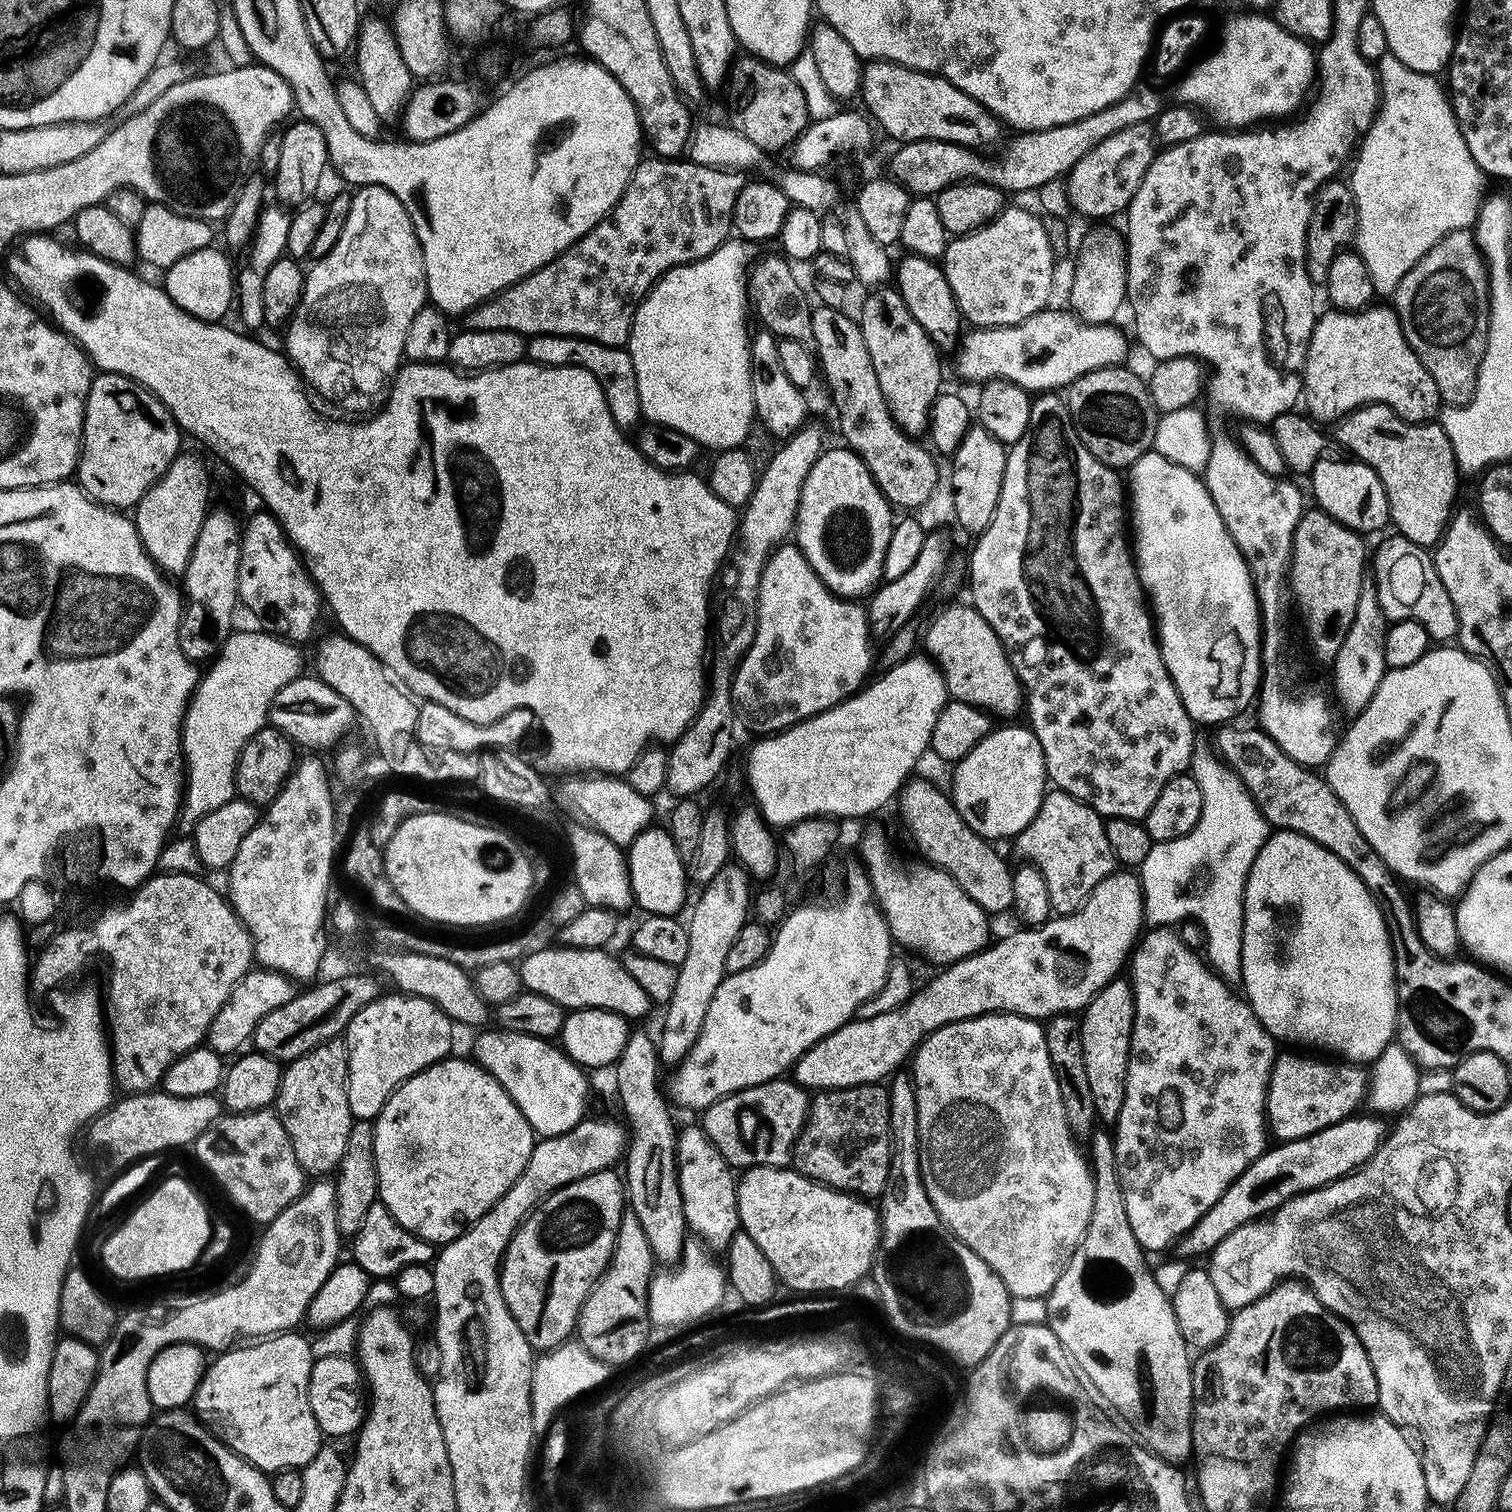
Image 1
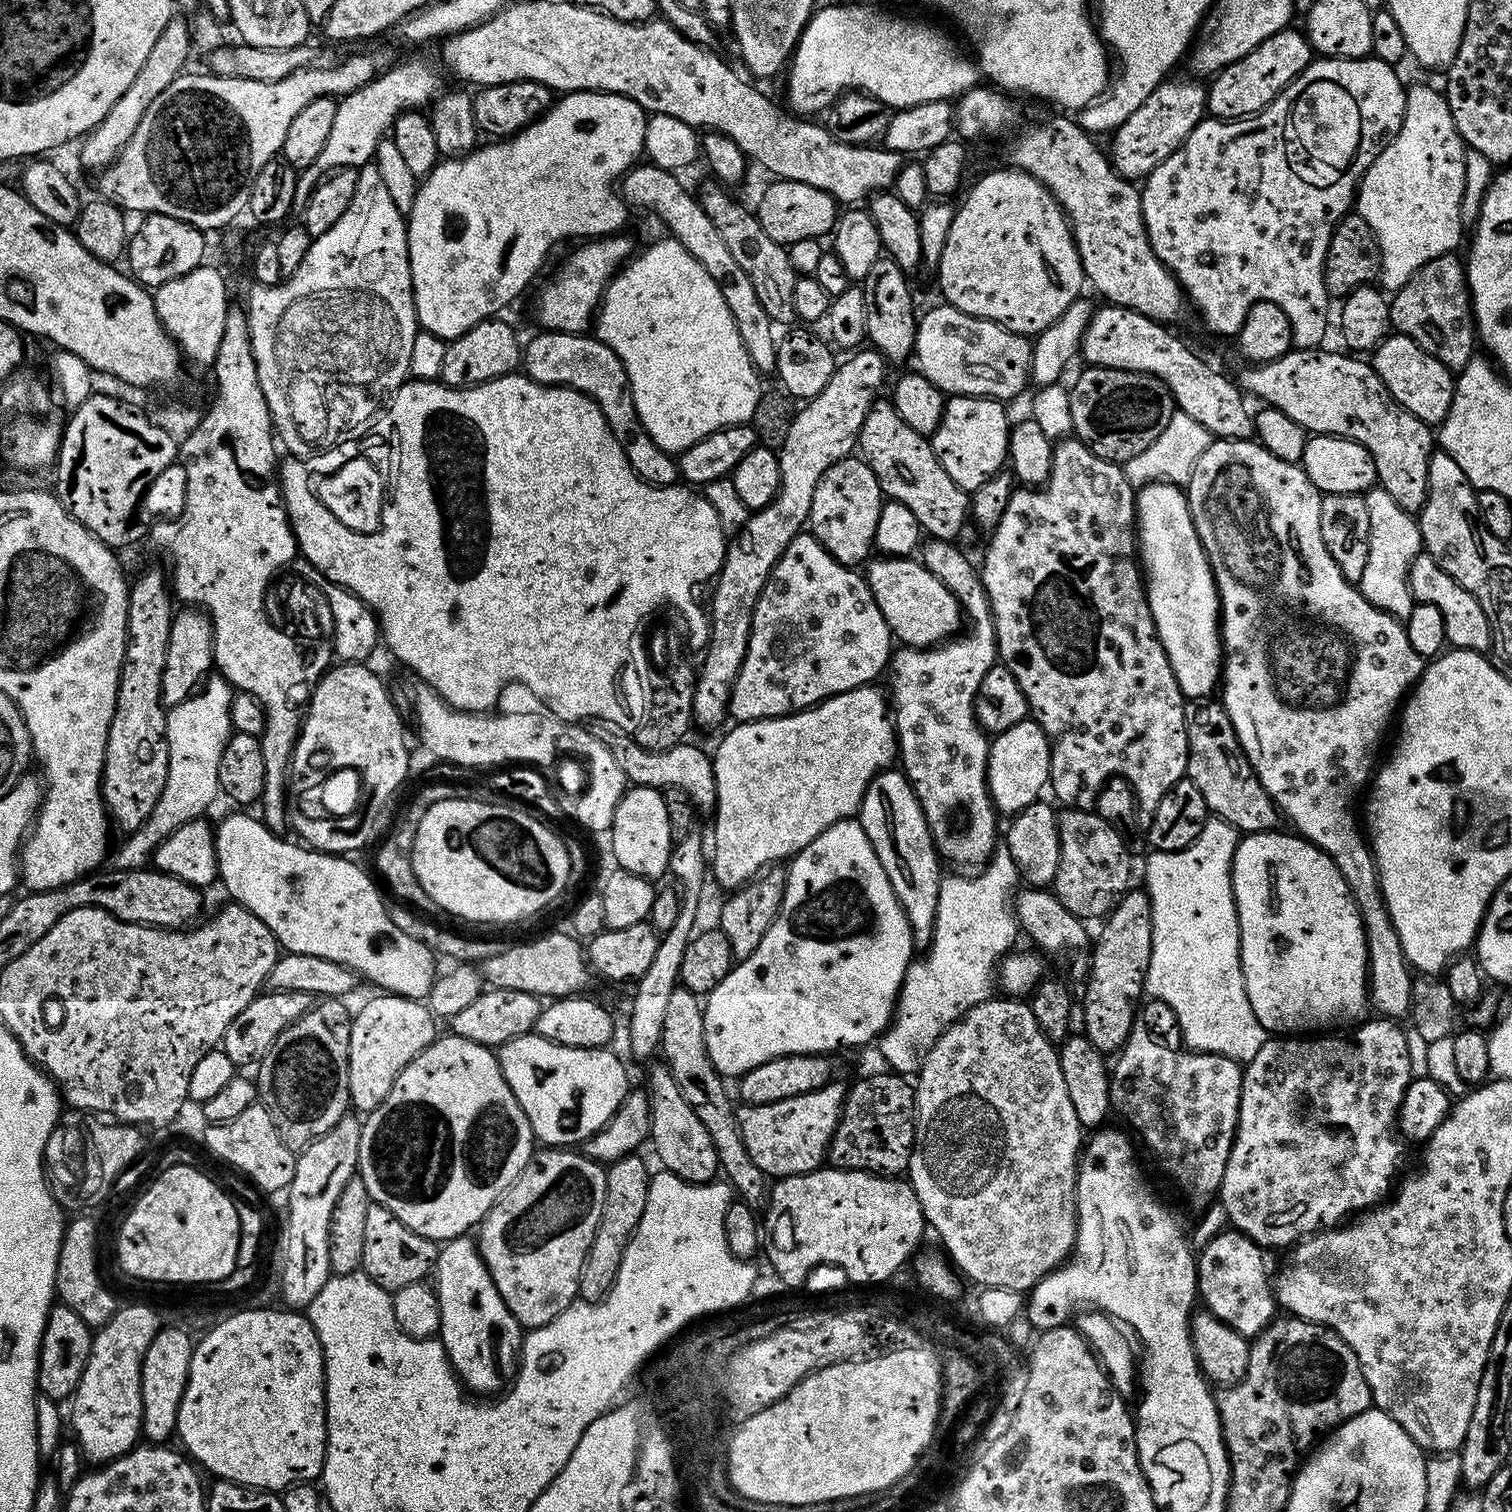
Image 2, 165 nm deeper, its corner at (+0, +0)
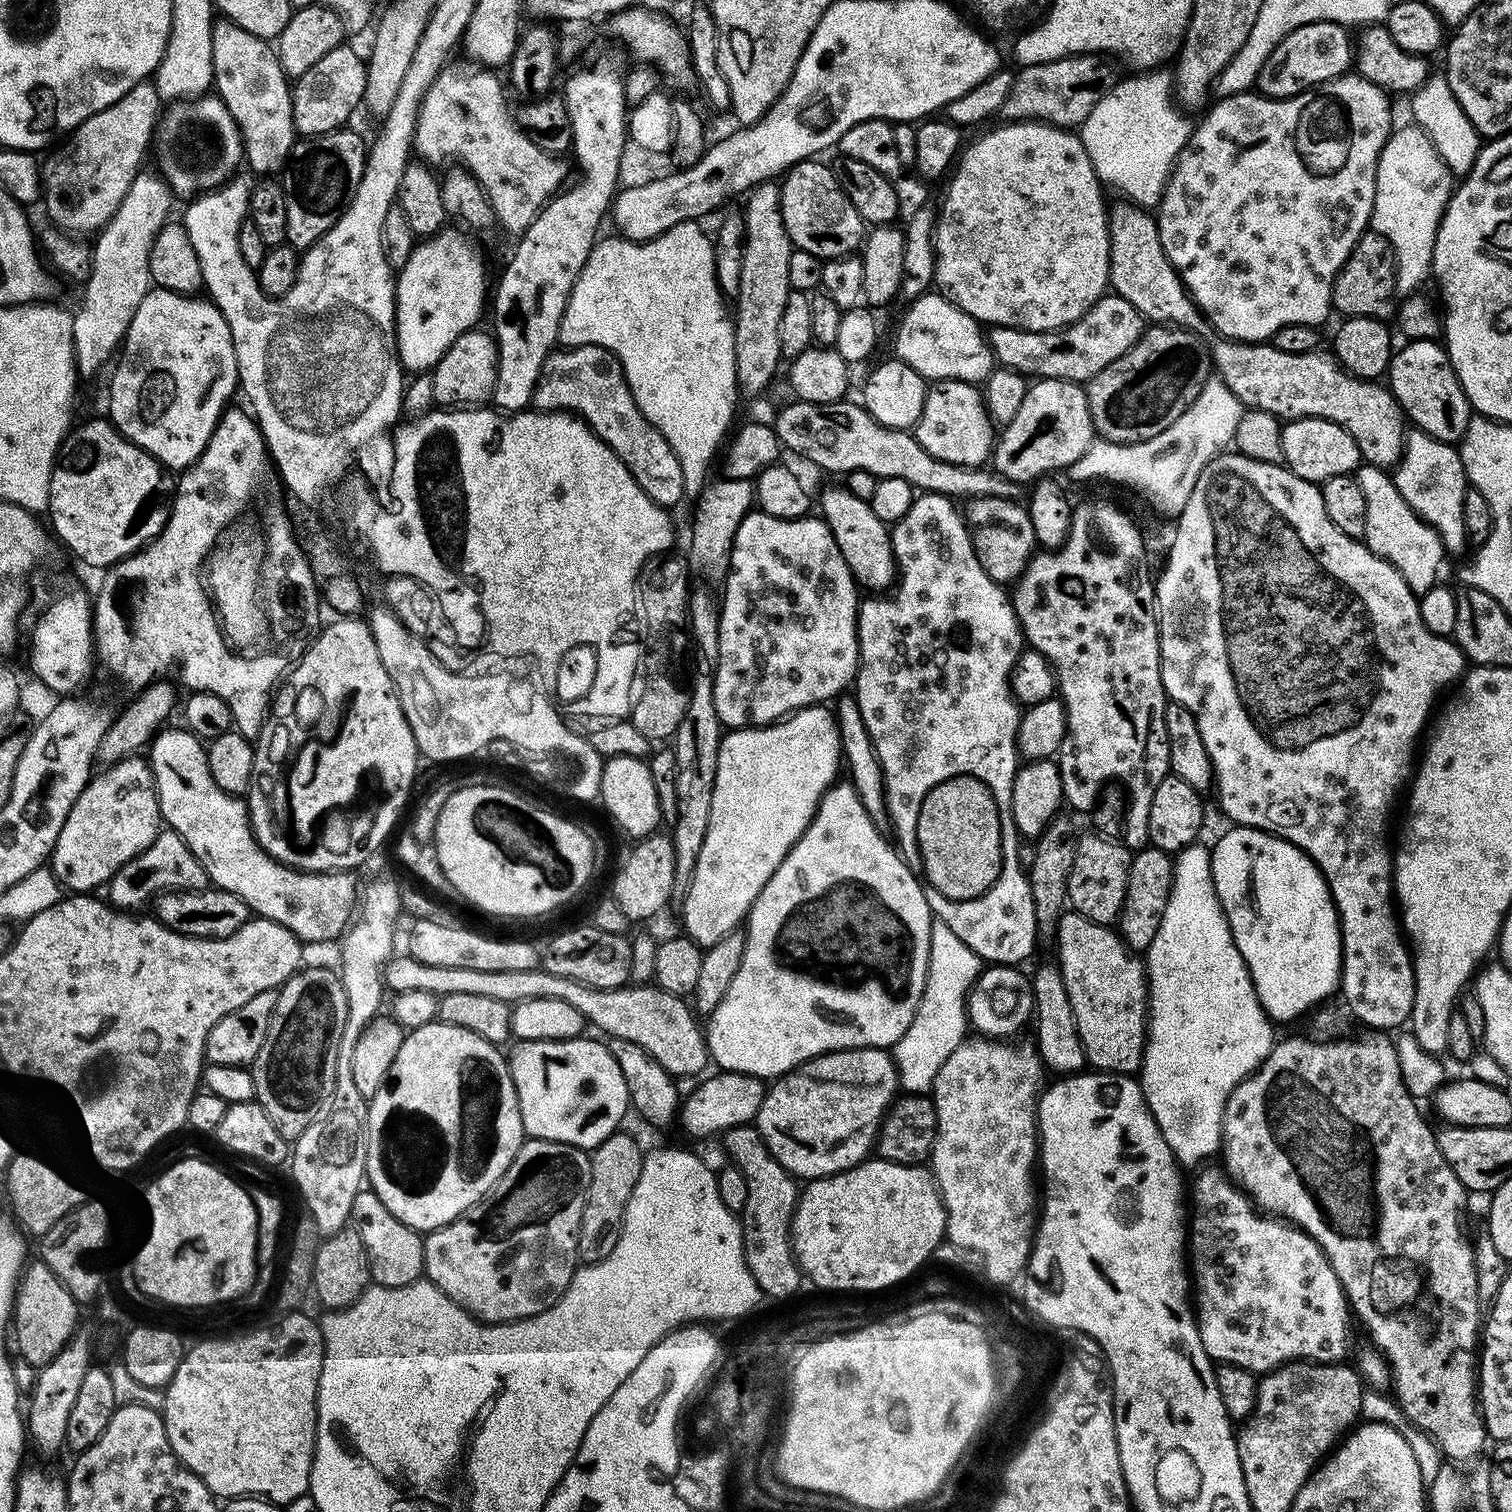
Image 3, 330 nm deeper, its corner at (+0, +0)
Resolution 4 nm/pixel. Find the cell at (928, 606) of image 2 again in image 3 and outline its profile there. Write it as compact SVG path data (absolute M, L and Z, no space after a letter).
M846 486L825 487L819 493L819 500L819 515L834 534L834 542L838 542L838 550L842 550L842 558L846 558L846 566L850 566L857 585L861 589L872 588L868 590L876 594L891 589L898 579L898 569L896 556L892 553L889 525L874 514L871 503L865 497L854 495Z

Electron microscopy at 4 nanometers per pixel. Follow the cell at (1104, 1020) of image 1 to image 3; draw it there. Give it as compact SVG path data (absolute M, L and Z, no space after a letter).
M1145 846L1133 855L1124 904L1118 917L1118 935L1129 948L1147 950L1154 942L1154 934L1158 934L1158 926L1162 926L1162 914L1170 898L1173 867L1173 857L1160 848Z

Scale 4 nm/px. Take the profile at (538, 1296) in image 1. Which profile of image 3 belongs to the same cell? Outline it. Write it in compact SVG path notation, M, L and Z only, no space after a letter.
M525 1139L506 1174L474 1207L459 1220L424 1236L424 1276L465 1312L490 1324L542 1314L562 1298L576 1273L582 1206L586 1206L589 1186L590 1156L585 1149L553 1140Z

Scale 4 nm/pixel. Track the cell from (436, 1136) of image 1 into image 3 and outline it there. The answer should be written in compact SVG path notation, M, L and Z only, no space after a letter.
M433 1022L421 1028L411 1029L405 1035L402 1046L398 1050L398 1058L394 1058L394 1066L390 1066L390 1074L384 1079L384 1084L368 1101L368 1145L366 1146L366 1180L371 1191L386 1202L386 1210L394 1214L406 1226L416 1229L421 1234L433 1232L436 1228L446 1226L450 1222L459 1220L468 1209L474 1207L483 1196L491 1190L506 1174L510 1162L514 1162L514 1154L524 1144L526 1133L522 1126L522 1114L518 1106L518 1094L514 1090L512 1070L503 1052L497 1045L486 1042L478 1034L466 1030L462 1026L450 1026Z

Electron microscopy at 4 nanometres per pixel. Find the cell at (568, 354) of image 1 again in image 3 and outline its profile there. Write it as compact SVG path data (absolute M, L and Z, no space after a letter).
M593 344L569 348L557 347L546 358L532 395L532 404L541 412L566 412L579 416L594 435L630 470L649 498L661 506L673 506L685 499L682 466L670 450L670 442L638 410L624 371L613 352Z

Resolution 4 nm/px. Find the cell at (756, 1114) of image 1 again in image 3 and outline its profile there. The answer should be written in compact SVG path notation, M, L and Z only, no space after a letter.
M844 1048L841 1052L826 1052L799 1064L776 1084L767 1089L764 1101L758 1110L754 1127L760 1131L770 1154L797 1178L811 1182L822 1176L833 1176L863 1164L873 1155L876 1138L880 1135L880 1124L888 1115L898 1096L900 1076L896 1073L896 1062L891 1051L882 1048Z

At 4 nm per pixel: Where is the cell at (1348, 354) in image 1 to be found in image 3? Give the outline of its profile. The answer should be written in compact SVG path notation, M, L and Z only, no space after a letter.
M1435 339L1407 341L1405 348L1395 349L1388 364L1386 384L1392 397L1399 402L1404 415L1417 429L1442 442L1455 445L1466 434L1474 409L1456 377L1454 366L1448 357L1448 349Z

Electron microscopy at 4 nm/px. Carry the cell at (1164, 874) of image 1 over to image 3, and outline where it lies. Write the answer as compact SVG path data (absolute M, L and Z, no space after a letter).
M1200 842L1189 844L1181 852L1175 853L1172 870L1172 889L1170 890L1170 898L1166 902L1166 910L1162 914L1162 926L1158 926L1158 934L1154 934L1154 942L1146 950L1146 967L1148 970L1148 1039L1144 1041L1144 1060L1140 1064L1138 1073L1140 1088L1144 1092L1148 1108L1152 1111L1154 1122L1158 1126L1162 1138L1166 1138L1166 1146L1170 1146L1177 1163L1184 1168L1194 1165L1194 1167L1197 1167L1204 1162L1202 1160L1206 1159L1207 1156L1212 1156L1215 1152L1217 1155L1221 1151L1226 1102L1230 1098L1232 1091L1251 1072L1255 1072L1259 1068L1260 1063L1272 1053L1272 1045L1274 1043L1274 1037L1272 1037L1273 1021L1269 1020L1267 1012L1264 1011L1260 1004L1260 999L1252 985L1246 962L1234 942L1228 919L1224 917L1224 911L1216 897L1212 875L1210 874L1212 853L1207 847L1203 848L1202 844Z

